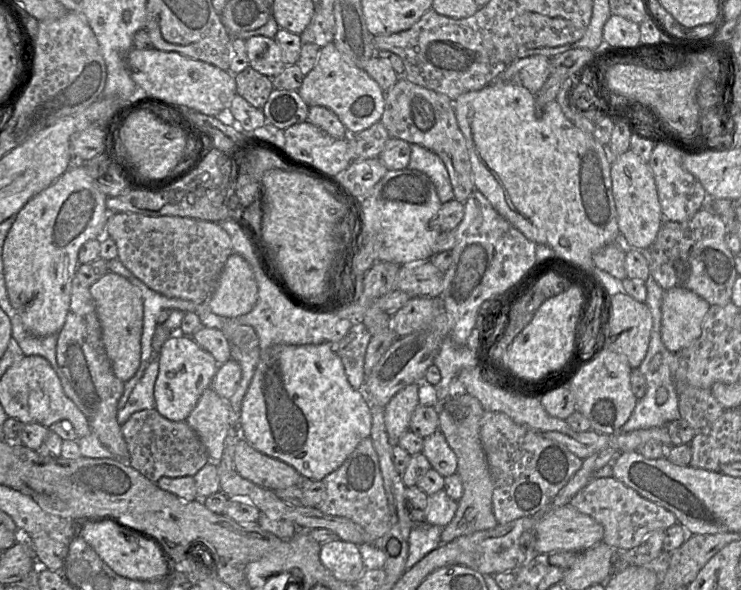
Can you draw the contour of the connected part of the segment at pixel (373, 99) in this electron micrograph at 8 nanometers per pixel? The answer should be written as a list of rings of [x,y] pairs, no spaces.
[[[334,42],[320,48],[317,62],[297,90],[309,106],[324,106],[333,111],[349,134],[368,129],[380,121],[385,107],[385,92],[364,69],[348,61]]]

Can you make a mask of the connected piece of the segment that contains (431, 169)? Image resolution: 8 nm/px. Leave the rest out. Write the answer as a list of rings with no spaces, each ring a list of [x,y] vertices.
[[[410,144],[410,147],[411,155],[407,168],[421,171],[430,178],[441,204],[454,199],[449,174],[441,158],[434,152],[417,144]]]

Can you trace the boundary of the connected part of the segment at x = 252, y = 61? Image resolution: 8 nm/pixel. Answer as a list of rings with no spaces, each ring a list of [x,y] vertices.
[[[262,35],[245,40],[248,63],[259,73],[274,78],[286,66],[282,49],[274,38]]]

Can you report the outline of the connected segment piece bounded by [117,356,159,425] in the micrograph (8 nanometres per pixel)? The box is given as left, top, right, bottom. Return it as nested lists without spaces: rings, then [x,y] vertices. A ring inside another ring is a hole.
[[[157,356],[150,360],[143,376],[133,388],[124,408],[118,411],[117,420],[124,424],[133,413],[146,409],[155,409],[154,386],[159,374]]]

